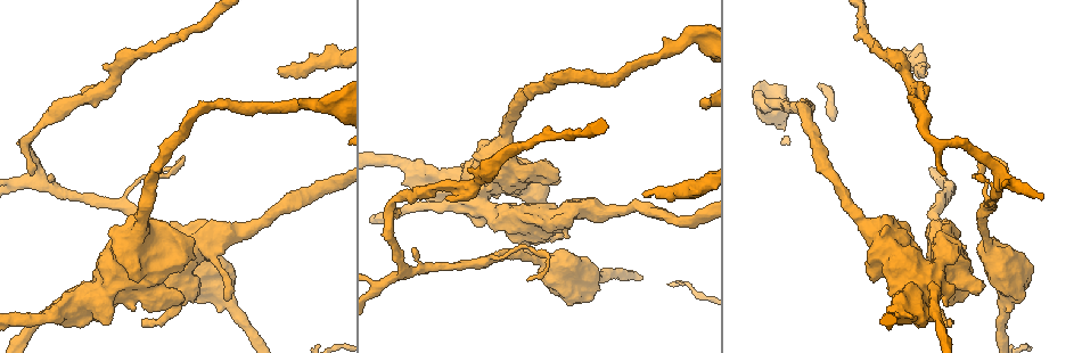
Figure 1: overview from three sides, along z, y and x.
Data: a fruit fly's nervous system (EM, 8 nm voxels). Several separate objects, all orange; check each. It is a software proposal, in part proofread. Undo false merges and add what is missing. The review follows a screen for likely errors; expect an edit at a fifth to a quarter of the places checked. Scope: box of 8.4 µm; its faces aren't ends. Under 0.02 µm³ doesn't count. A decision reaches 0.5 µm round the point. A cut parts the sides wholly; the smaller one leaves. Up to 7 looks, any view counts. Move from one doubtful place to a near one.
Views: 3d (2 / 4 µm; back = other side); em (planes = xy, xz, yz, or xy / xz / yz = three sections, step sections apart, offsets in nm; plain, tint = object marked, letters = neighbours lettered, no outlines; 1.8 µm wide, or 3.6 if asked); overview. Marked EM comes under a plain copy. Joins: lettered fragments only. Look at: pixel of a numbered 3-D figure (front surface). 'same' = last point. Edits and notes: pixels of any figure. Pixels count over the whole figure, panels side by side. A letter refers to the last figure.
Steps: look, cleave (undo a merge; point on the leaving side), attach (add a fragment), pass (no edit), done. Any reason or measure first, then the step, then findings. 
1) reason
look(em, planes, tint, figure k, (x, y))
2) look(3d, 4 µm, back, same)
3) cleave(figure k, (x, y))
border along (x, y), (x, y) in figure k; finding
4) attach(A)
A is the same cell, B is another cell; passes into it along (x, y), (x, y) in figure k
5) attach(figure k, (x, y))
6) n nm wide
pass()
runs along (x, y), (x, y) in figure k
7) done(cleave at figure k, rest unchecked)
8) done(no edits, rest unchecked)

branch stops here
look(3d, 2 µm, figure 1, (82, 92))

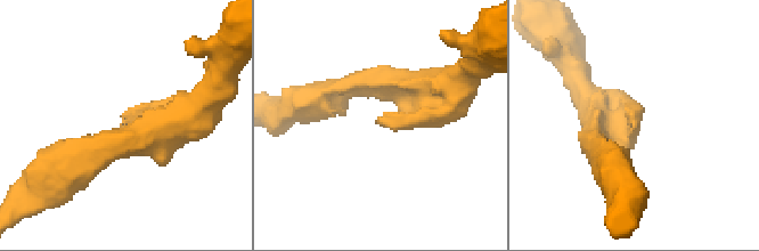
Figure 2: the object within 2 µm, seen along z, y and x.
arms of 280, 320 nm
look(em, planes, letters, figure 2, (379, 121))

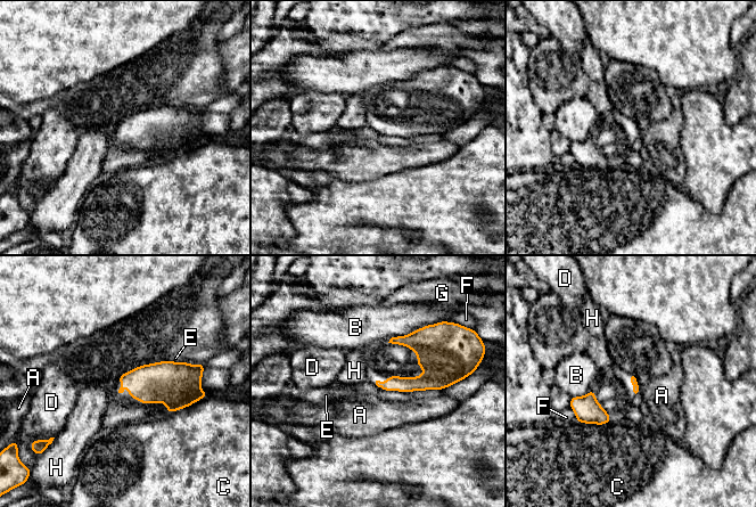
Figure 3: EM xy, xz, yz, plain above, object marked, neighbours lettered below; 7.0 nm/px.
pass()
A, B, C, D, E, F, G and H are other cells; border along (378, 386), (402, 392), (441, 390) in figure 3; no lettered fragment goes on from it

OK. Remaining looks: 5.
thick turns thin
look(3d, 4 µm, figure 1, (920, 278))

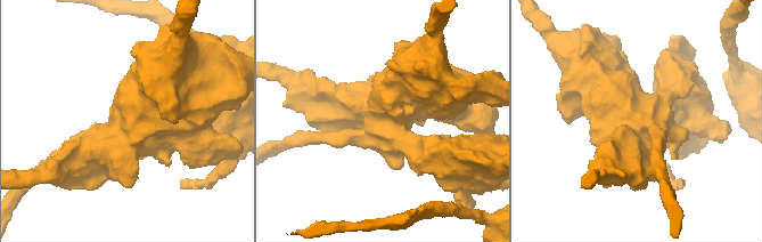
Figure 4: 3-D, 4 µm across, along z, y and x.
look(em, 3.6 µm, planes, letters, figure 4, (390, 118))

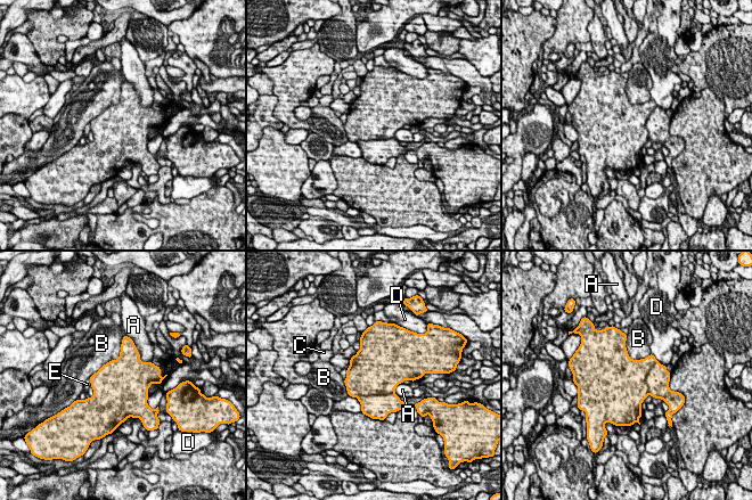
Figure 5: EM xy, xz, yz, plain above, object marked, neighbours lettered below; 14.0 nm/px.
750 nm wide
cleave(figure 5, (377, 407))
A, B, C, D and E are other cells; two cells meet here

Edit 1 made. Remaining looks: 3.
redraw
look(overview)

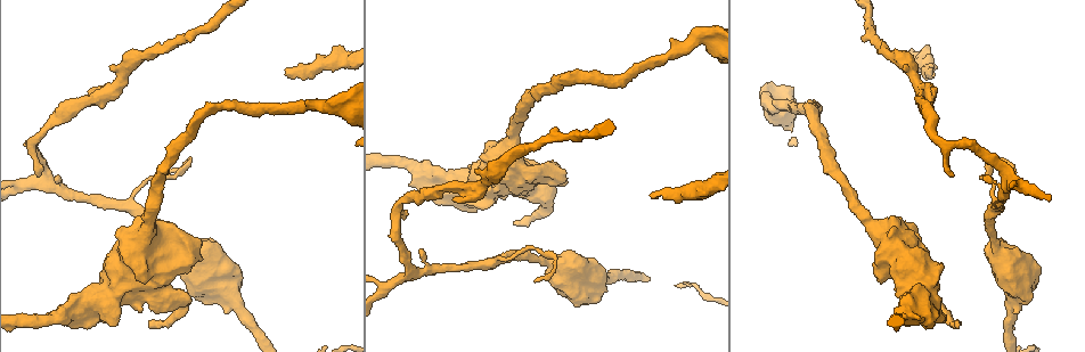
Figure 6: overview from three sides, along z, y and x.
calibre changes
look(em, planes, letters, figure 6, (226, 294))

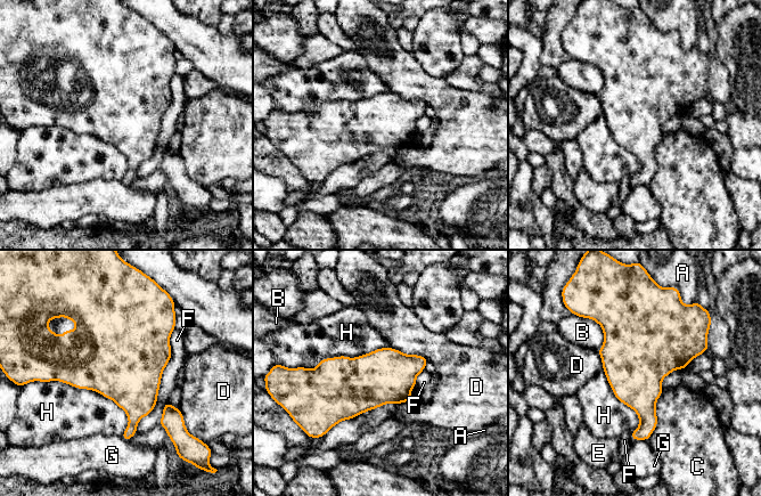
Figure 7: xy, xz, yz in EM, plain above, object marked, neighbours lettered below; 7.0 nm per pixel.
400 nm wide
pass()
A, B, C, D, E, F, G and H are other cells; border along (47, 381), (113, 400), (125, 430) in figure 7; all the same cell

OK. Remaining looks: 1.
done(cleave at figure 5, rest unchecked)

